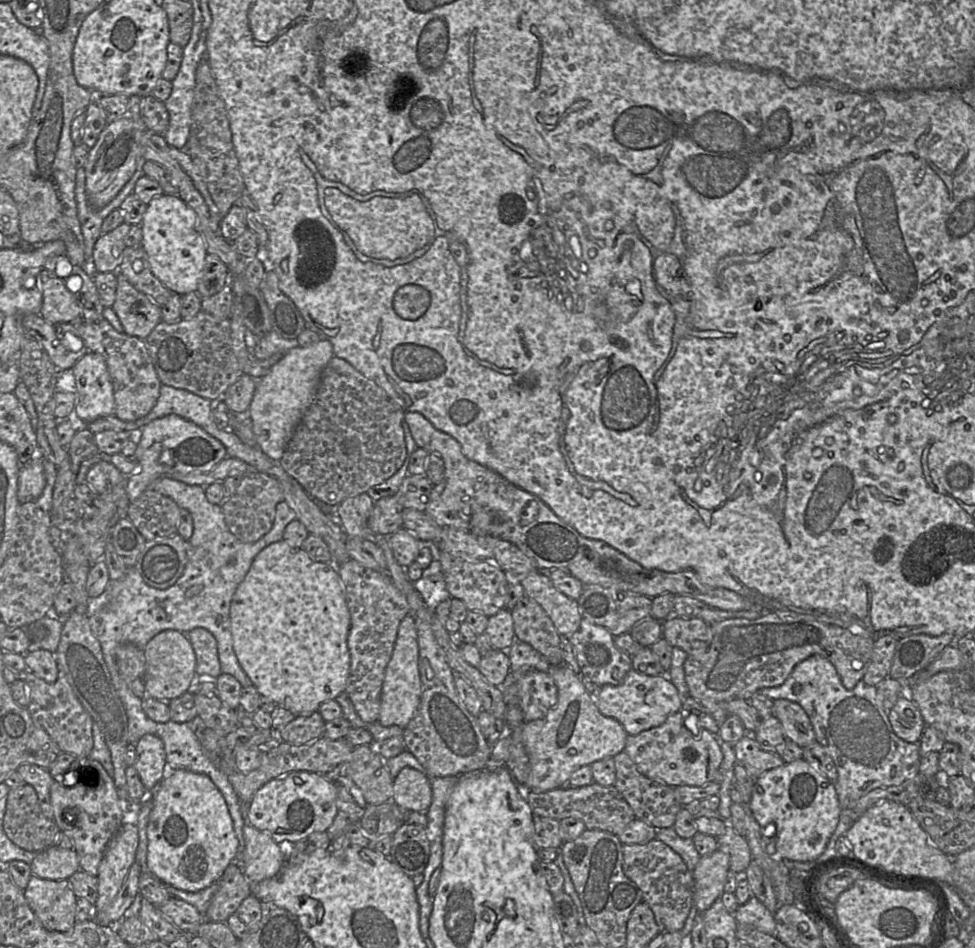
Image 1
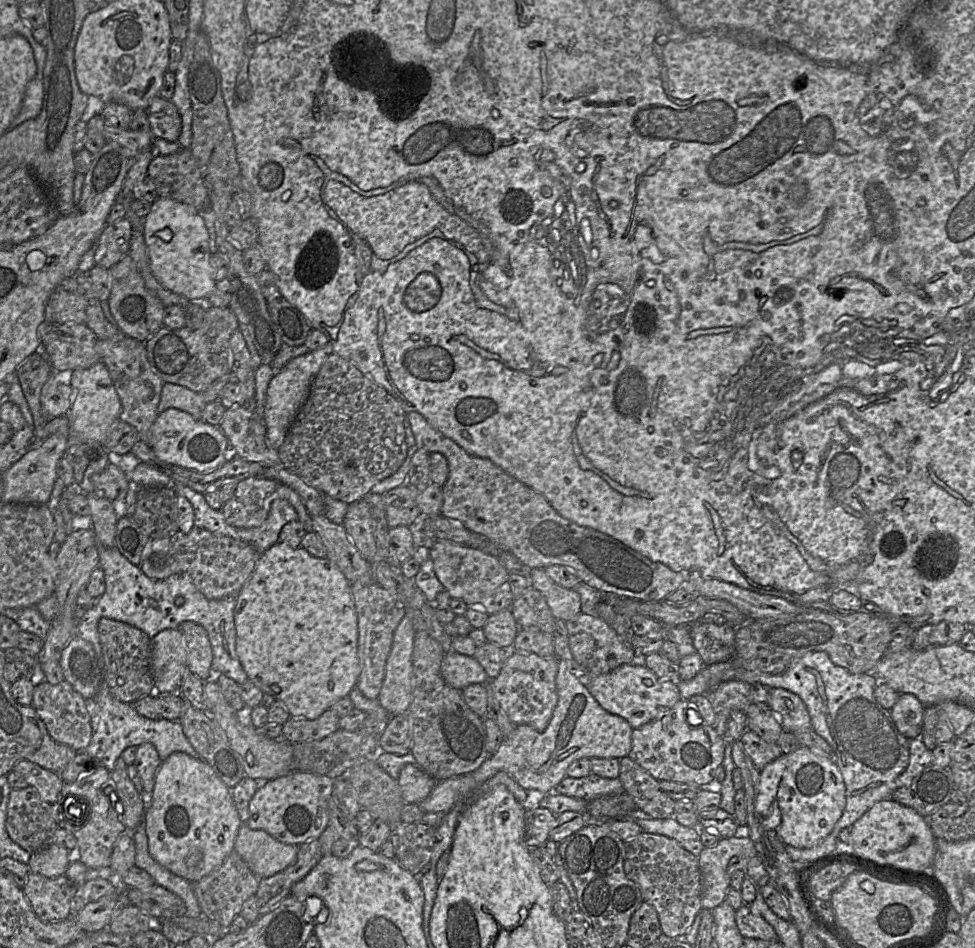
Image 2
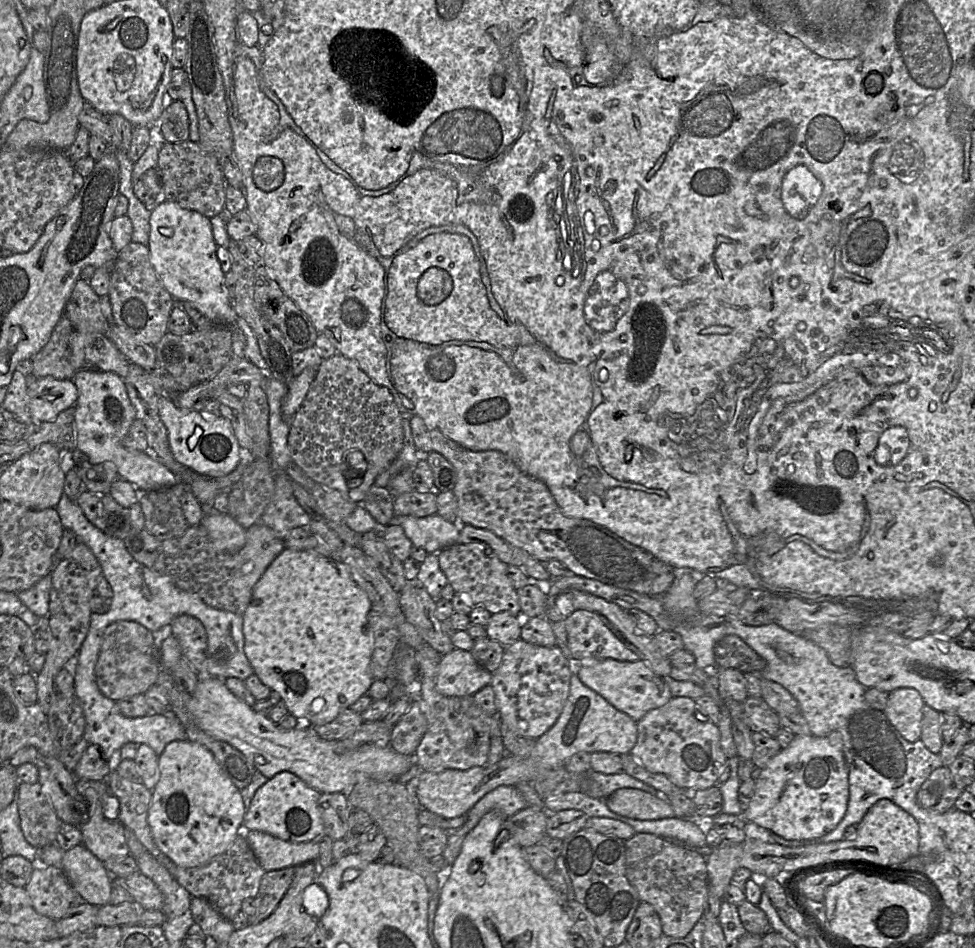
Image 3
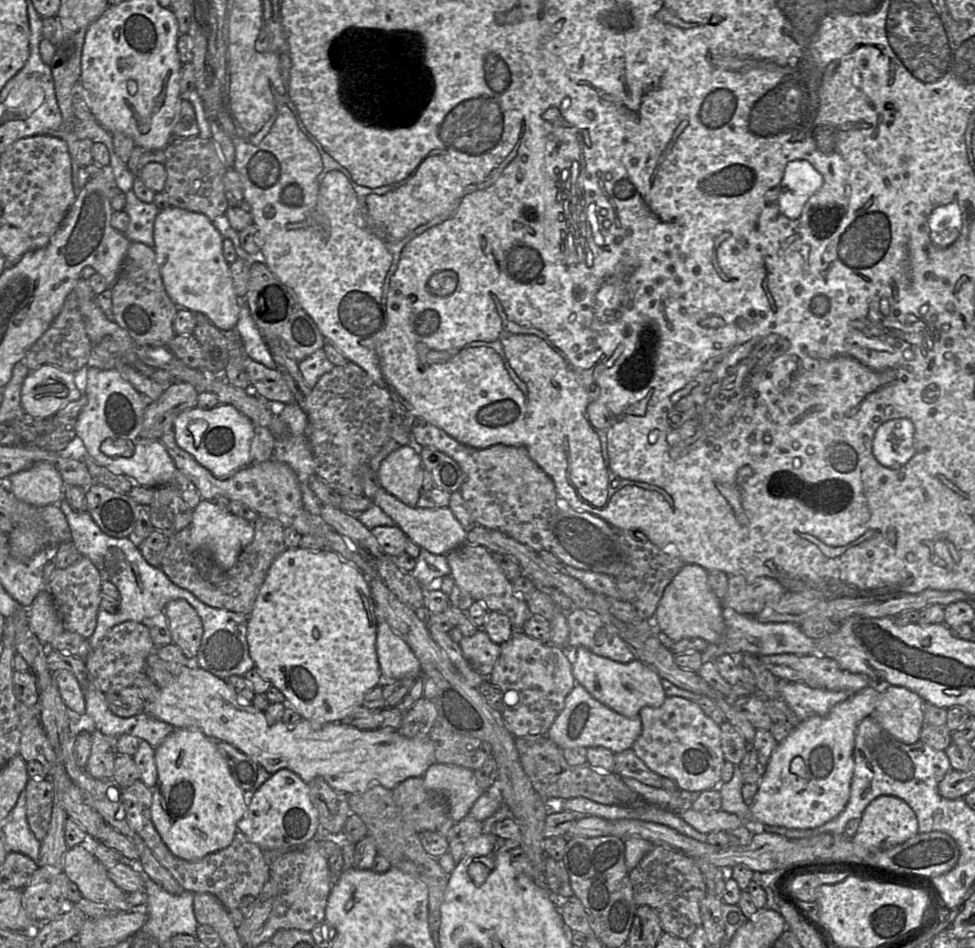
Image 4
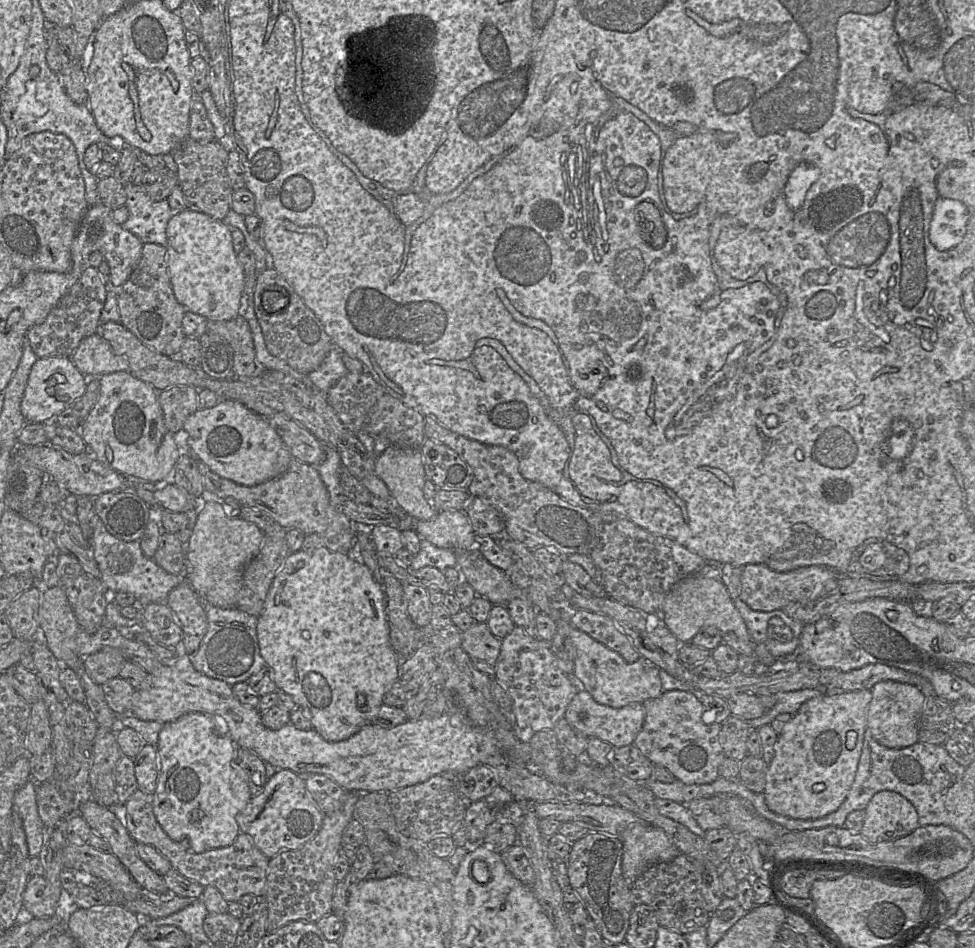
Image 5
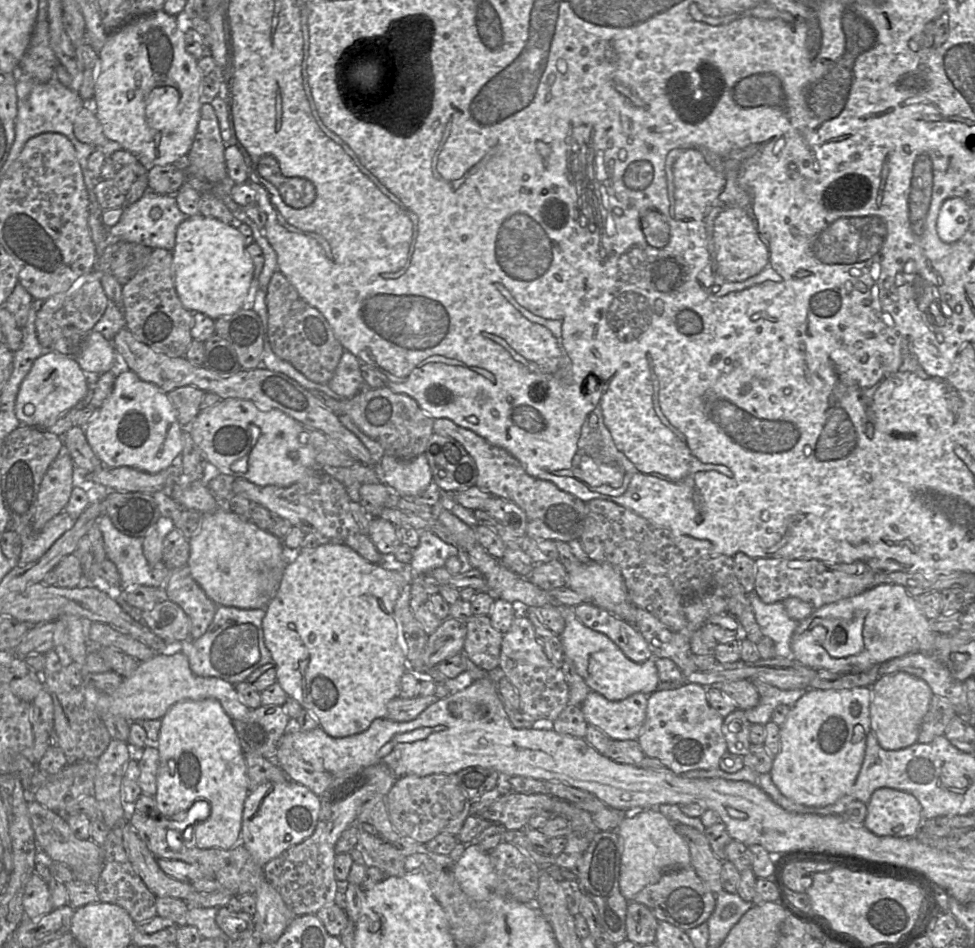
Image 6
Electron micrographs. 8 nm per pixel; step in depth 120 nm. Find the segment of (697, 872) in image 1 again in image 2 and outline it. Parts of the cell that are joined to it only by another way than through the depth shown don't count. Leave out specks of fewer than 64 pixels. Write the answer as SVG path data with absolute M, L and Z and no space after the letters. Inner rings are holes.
M749 837L721 838L716 846L703 849L698 857L699 869L702 878L701 903L703 909L713 910L726 900L733 873L737 870L746 872L749 861L755 856L757 856L757 851Z

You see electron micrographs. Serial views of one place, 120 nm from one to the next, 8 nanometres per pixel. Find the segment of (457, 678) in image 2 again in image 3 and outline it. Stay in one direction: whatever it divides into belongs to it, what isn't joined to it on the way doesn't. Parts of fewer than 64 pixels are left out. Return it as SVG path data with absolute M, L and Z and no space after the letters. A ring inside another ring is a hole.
M455 648L441 658L436 689L445 696L472 696L491 680L492 673L481 667L470 651Z

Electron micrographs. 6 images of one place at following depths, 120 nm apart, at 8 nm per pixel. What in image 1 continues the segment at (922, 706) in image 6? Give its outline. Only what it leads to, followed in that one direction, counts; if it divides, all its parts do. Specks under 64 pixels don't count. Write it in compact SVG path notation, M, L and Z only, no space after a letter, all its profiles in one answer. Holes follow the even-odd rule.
M905 691L889 711L889 721L895 734L909 743L919 743L926 723L918 706Z

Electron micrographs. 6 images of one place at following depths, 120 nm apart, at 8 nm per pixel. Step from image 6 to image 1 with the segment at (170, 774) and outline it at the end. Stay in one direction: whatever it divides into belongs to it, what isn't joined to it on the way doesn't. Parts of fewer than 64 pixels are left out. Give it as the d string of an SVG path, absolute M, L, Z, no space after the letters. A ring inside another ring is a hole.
M175 770L152 790L154 807L147 829L147 867L164 884L198 892L218 881L236 858L238 838L227 802L205 774Z

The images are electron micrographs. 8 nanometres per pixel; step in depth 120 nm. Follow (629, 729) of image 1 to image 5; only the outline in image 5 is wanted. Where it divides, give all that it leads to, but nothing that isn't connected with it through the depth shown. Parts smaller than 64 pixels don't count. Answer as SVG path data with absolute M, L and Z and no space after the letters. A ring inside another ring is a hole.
M551 610L555 620L562 616L569 618L569 636L574 646L574 681L586 689L600 704L613 708L622 708L631 703L644 703L648 699L659 697L663 693L659 669L653 663L640 657L634 663L628 663L617 652L607 648L588 634L571 625L571 613L565 610Z

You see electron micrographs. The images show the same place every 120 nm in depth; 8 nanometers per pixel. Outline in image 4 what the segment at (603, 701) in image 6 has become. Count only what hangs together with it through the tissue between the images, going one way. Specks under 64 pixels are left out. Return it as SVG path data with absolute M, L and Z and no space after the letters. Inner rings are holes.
M576 683L566 697L564 708L547 736L562 750L576 747L604 747L615 754L632 748L642 733L640 715L625 717L596 700L582 685Z

